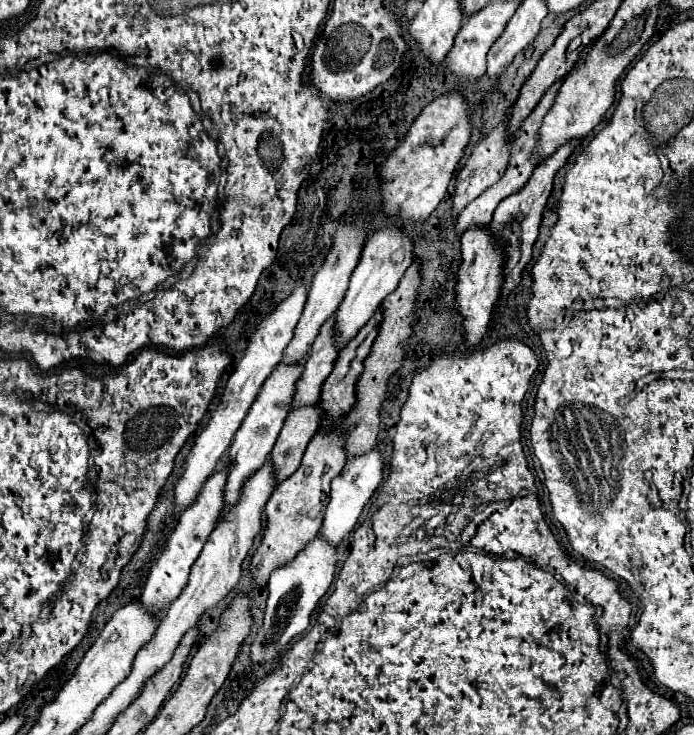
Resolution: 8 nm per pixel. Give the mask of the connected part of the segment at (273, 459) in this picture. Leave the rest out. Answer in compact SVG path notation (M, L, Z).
M316 405L294 409L270 451L270 463L274 467L276 483L282 483L288 475L292 475L306 451L306 445L316 435L318 425L322 421L322 411Z

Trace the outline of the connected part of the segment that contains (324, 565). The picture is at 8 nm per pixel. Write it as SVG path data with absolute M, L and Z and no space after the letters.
M320 535L304 547L304 551L298 553L294 561L284 565L282 569L276 569L268 581L268 599L266 599L266 611L264 611L264 623L254 635L254 641L250 643L250 661L254 665L264 665L276 661L284 647L304 633L310 625L310 615L322 595L328 591L334 573L336 573L336 559L338 549L328 545Z

